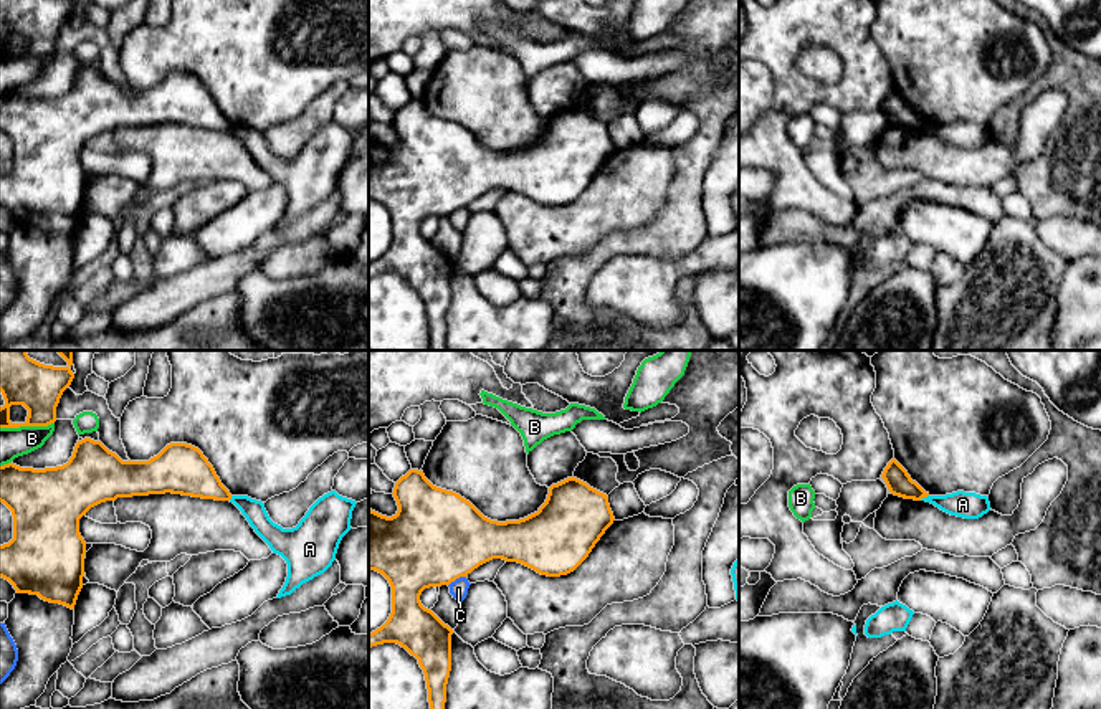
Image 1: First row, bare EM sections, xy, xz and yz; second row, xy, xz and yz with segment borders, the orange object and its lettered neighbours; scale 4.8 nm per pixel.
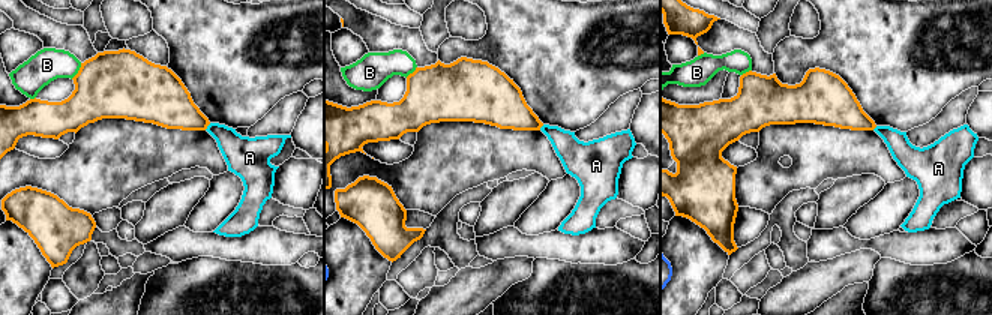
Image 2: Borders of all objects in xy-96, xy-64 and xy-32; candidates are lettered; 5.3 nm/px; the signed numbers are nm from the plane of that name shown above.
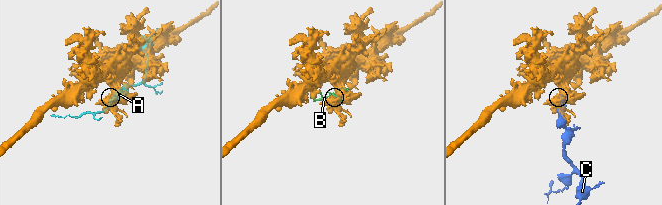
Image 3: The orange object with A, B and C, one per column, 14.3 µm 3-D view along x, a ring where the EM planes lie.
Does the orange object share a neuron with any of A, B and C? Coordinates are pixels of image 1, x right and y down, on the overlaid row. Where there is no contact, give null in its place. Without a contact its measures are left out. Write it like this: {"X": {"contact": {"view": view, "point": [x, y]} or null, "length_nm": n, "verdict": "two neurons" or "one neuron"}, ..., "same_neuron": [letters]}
{"A": {"contact": {"view": "yz", "point": [923, 496]}, "length_nm": 50, "verdict": "two neurons"}, "B": {"contact": {"view": "xy", "point": [27, 425]}, "length_nm": 260, "verdict": "two neurons"}, "C": {"contact": {"view": "xz", "point": [457, 577]}, "length_nm": 100, "verdict": "two neurons"}, "same_neuron": []}

